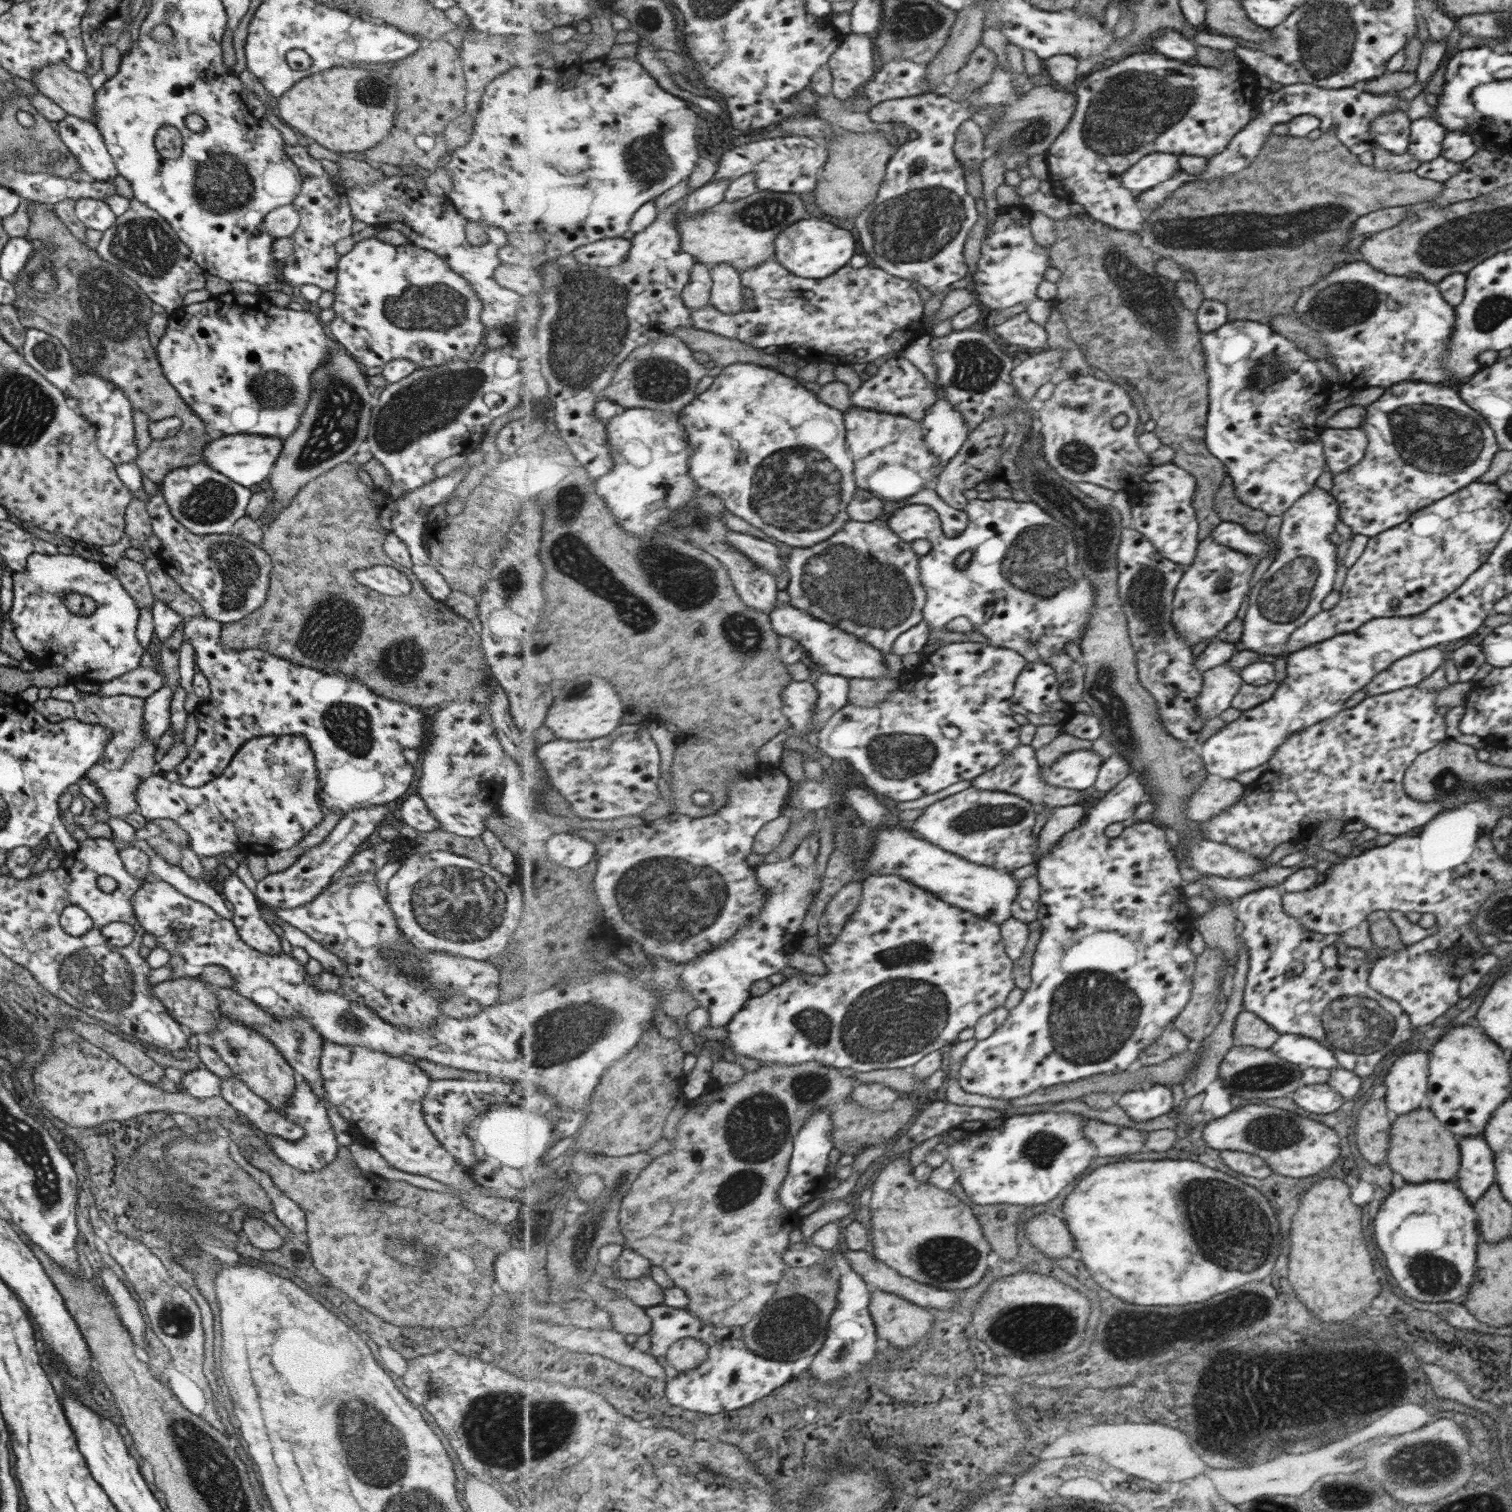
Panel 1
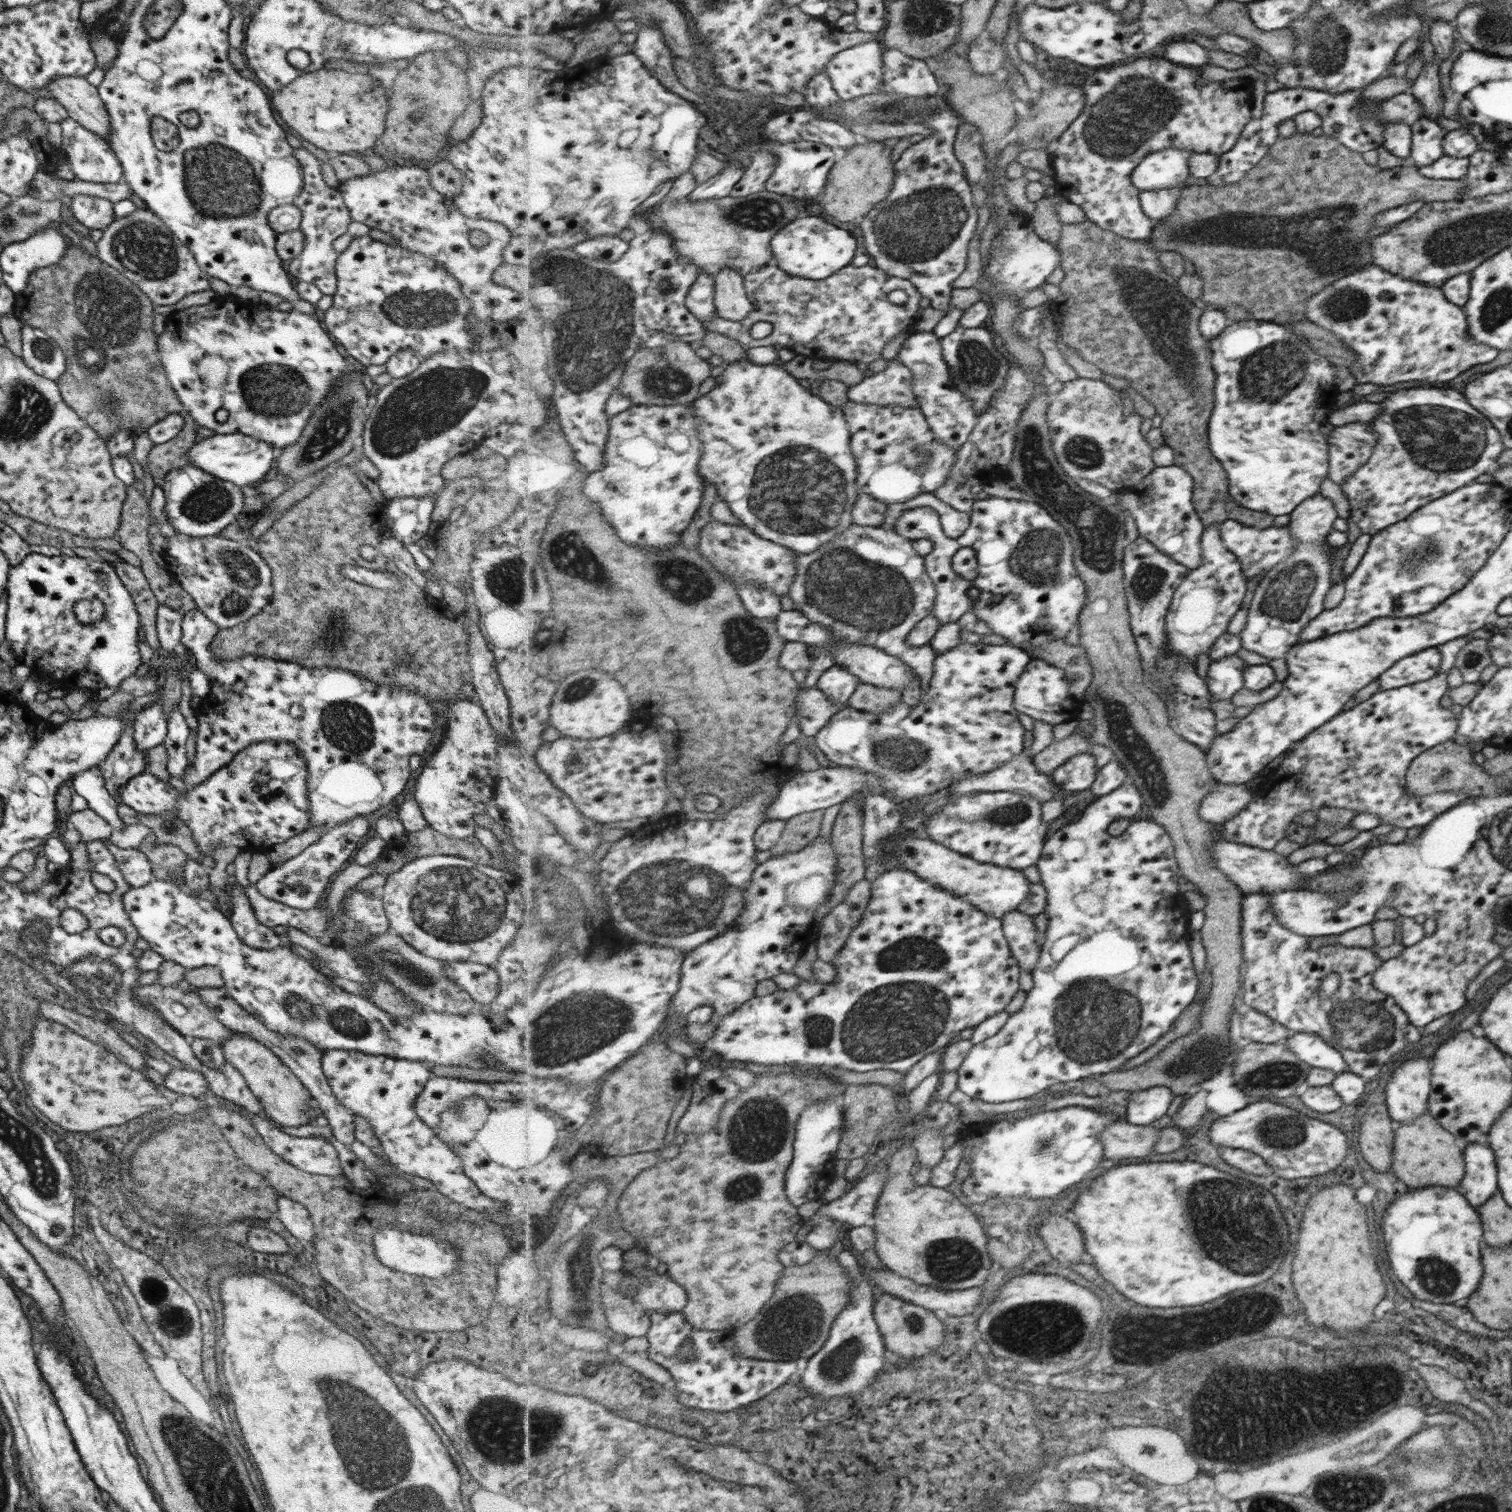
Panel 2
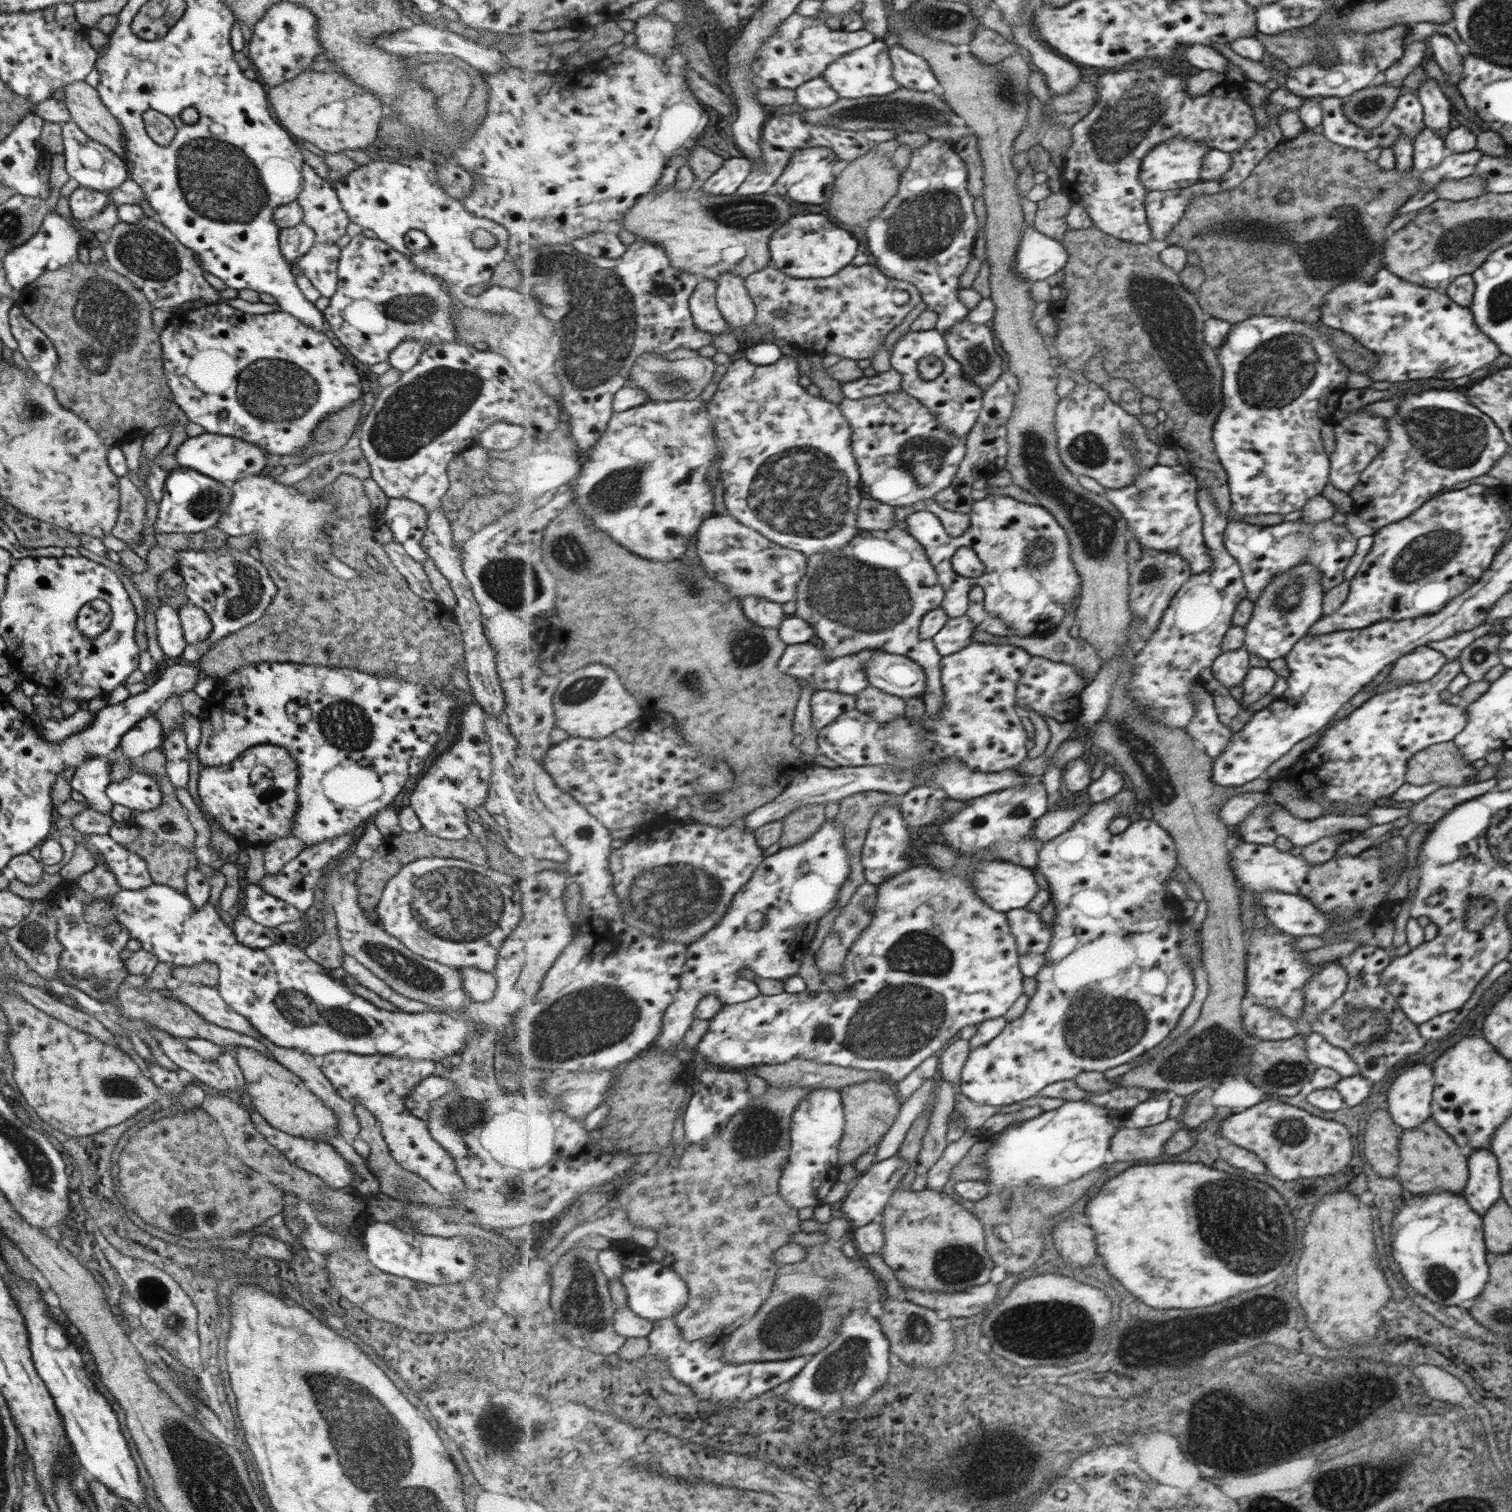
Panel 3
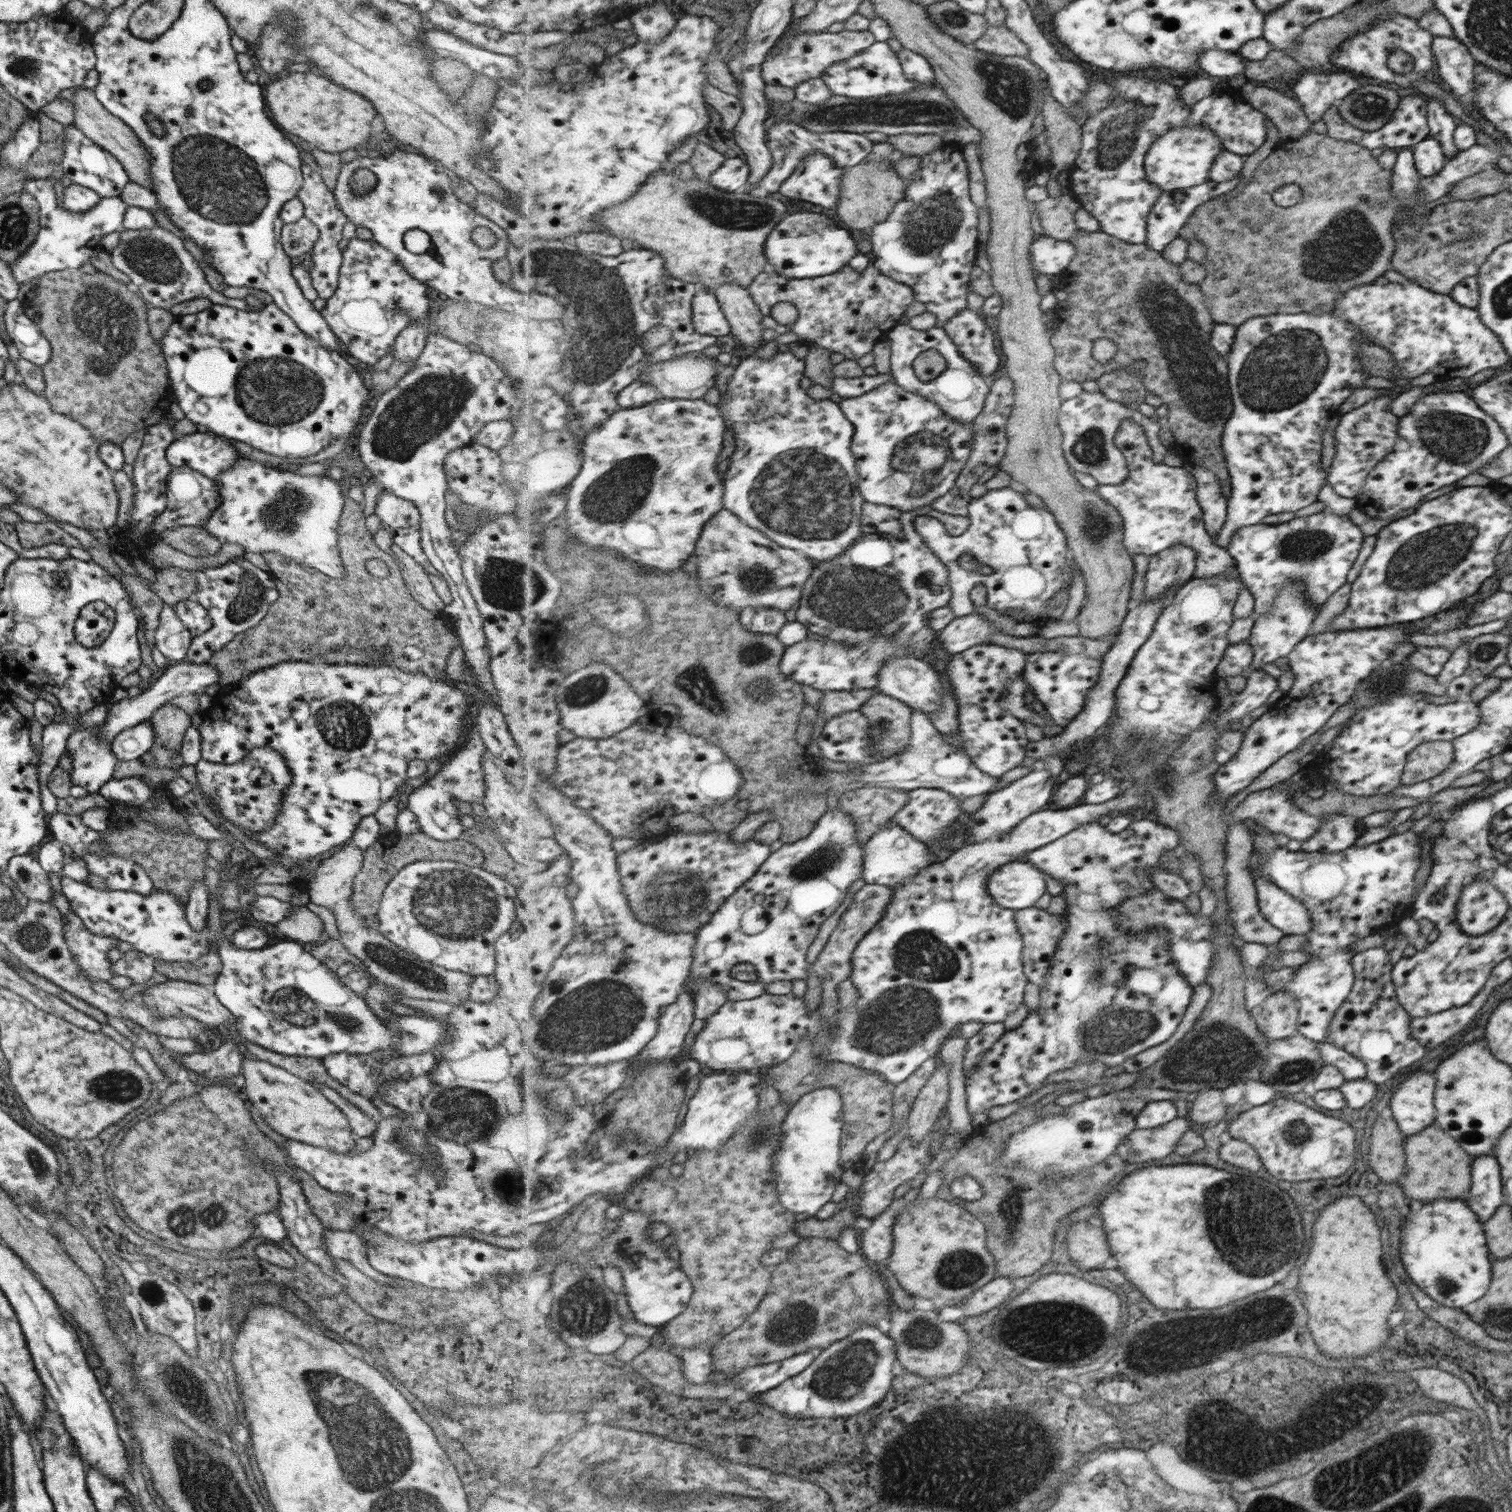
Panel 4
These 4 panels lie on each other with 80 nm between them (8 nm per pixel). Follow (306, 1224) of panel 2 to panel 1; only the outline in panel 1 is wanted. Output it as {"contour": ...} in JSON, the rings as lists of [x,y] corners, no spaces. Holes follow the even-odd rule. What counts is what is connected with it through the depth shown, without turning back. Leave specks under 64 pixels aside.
{"contour":[[[231,1140],[231,1160],[237,1162],[247,1174],[255,1178],[259,1186],[264,1190],[266,1197],[272,1204],[272,1212],[282,1224],[288,1228],[295,1236],[304,1233],[305,1217],[301,1207],[287,1198],[274,1184],[269,1175],[254,1166],[251,1166],[244,1156],[239,1153],[235,1140]]]}

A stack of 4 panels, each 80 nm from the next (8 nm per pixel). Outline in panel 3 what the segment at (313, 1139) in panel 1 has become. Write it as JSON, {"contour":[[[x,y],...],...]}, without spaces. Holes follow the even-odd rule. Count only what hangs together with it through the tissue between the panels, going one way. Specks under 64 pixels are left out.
{"contour":[[[255,1115],[251,1116],[251,1121],[257,1127],[259,1134],[262,1134],[263,1138],[266,1138],[266,1141],[283,1155],[283,1158],[286,1158],[293,1166],[319,1177],[327,1188],[340,1190],[343,1186],[351,1186],[353,1180],[361,1181],[357,1180],[357,1176],[351,1171],[351,1165],[337,1154],[329,1143],[310,1141],[308,1138],[292,1137],[291,1134],[281,1133],[280,1130],[267,1125],[263,1118]]]}

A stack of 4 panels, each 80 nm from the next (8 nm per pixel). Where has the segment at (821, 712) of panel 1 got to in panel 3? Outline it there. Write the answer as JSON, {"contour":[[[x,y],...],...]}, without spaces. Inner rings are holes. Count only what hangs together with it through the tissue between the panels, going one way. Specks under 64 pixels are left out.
{"contour":[[[819,641],[803,642],[801,644],[788,645],[786,653],[780,661],[780,671],[795,679],[805,680],[813,685],[815,690],[839,692],[841,694],[861,693],[871,686],[871,680],[867,679],[866,660],[872,657],[874,651],[862,650],[855,654],[845,655],[825,660],[825,652]]]}

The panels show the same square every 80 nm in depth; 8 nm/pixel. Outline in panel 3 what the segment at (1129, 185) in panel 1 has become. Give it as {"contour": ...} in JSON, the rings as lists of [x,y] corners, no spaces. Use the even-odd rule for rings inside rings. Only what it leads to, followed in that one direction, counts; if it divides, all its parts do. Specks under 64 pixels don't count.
{"contour":[[[1172,138],[1169,142],[1164,142],[1162,145],[1156,146],[1146,156],[1143,161],[1142,172],[1139,174],[1139,182],[1141,182],[1149,191],[1169,191],[1187,188],[1195,184],[1199,180],[1199,167],[1202,156],[1211,150],[1206,144],[1201,144],[1196,140],[1189,140],[1188,138]]]}

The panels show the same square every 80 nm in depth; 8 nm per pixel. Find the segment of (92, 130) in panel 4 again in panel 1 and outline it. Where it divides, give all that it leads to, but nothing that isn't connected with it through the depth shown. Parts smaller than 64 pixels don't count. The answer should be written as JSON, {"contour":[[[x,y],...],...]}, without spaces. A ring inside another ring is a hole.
{"contour":[[[47,65],[37,69],[30,82],[39,93],[50,98],[67,115],[94,124],[94,92],[88,77],[68,69],[67,65]]]}

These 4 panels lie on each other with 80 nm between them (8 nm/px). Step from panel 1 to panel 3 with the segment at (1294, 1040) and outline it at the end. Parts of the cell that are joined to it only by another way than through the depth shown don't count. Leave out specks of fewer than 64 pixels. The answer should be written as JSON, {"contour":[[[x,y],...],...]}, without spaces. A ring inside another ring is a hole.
{"contour":[[[1309,1033],[1301,1037],[1306,1056],[1317,1067],[1332,1068],[1340,1077],[1359,1075],[1357,1066],[1347,1053],[1331,1046],[1322,1035]]]}

